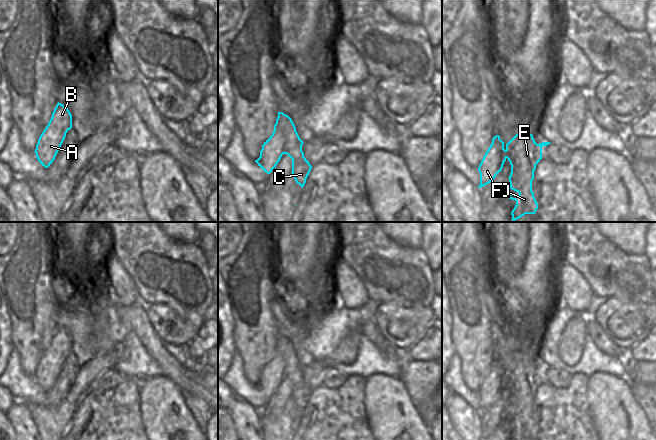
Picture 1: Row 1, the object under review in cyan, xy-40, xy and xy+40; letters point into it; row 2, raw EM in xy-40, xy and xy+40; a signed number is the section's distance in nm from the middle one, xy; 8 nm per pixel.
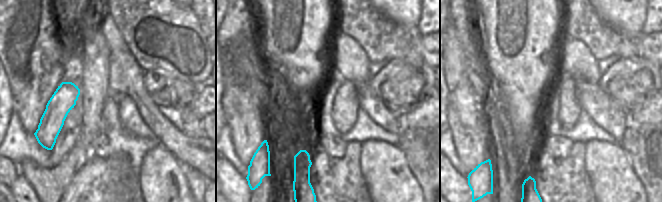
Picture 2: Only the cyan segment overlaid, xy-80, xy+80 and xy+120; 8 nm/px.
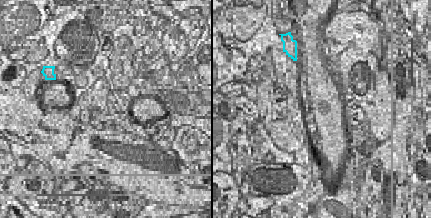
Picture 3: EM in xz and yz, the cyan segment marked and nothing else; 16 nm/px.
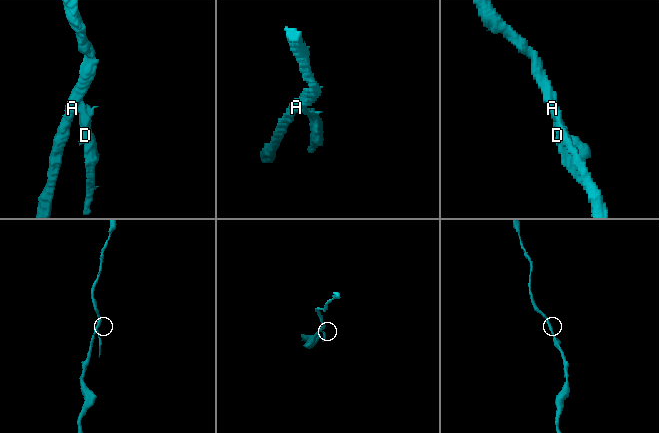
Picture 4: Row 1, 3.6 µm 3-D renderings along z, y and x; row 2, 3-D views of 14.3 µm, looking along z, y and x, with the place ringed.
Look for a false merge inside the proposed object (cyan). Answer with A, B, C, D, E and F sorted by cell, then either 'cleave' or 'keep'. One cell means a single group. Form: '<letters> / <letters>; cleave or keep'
A B F / C D E; cleave

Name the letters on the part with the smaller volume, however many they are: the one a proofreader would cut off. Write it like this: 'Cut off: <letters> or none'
Cut off: C, D, E

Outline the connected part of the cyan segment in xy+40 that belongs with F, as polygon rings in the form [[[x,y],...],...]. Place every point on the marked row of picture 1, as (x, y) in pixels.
[[[496,135],[478,167],[480,173],[480,185],[478,187],[481,188],[492,182],[496,175],[502,171],[505,161],[504,142],[499,135]]]

